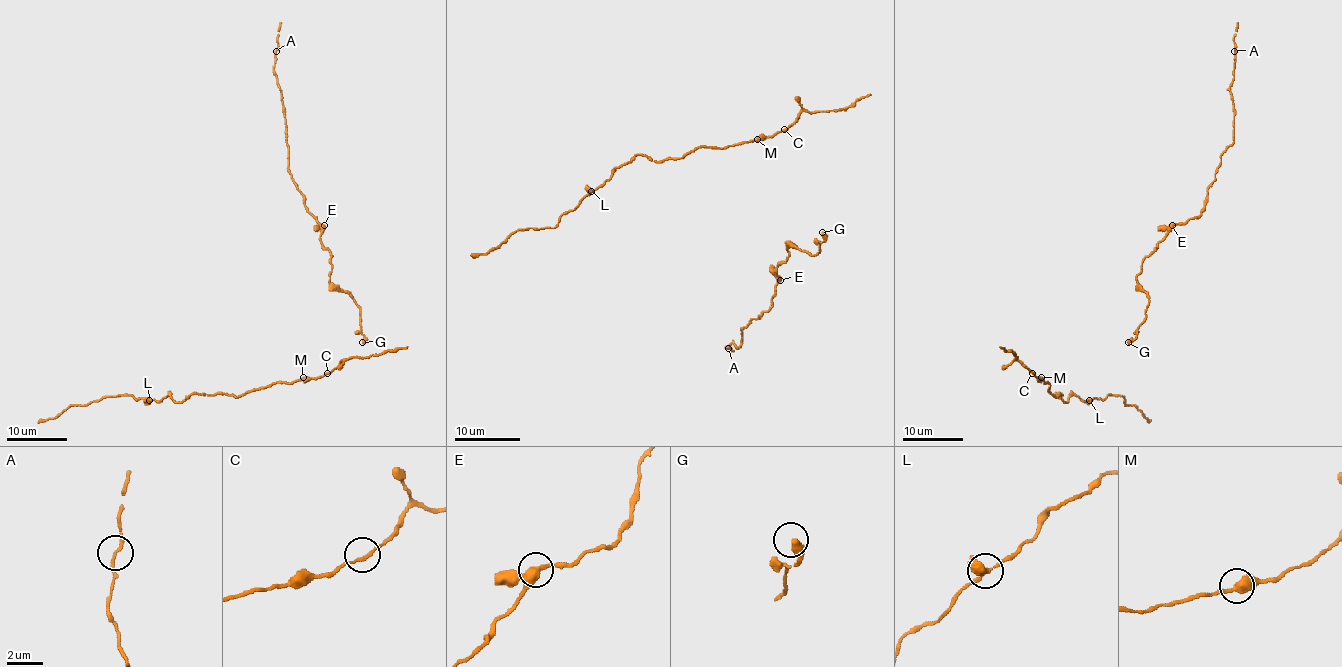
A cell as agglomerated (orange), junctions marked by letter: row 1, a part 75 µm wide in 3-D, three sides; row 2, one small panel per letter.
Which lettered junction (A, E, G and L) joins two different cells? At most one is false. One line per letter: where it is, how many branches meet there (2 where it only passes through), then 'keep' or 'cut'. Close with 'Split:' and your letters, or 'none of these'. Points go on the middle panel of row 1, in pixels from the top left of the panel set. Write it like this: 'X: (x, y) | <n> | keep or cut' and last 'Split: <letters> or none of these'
A: (728, 348) | 2 | keep
E: (780, 280) | 3 | keep
G: (822, 232) | 1 | keep
L: (591, 191) | 2 | keep
Split: none of these

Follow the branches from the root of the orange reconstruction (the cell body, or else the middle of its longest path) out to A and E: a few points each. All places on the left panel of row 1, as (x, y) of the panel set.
A: (362, 342), (361, 307), (330, 281), (332, 254), (321, 242), (321, 225), (307, 210), (288, 167), (275, 50)
E: (362, 342), (361, 307), (347, 292), (339, 291), (330, 281), (332, 254), (319, 237), (324, 225)

